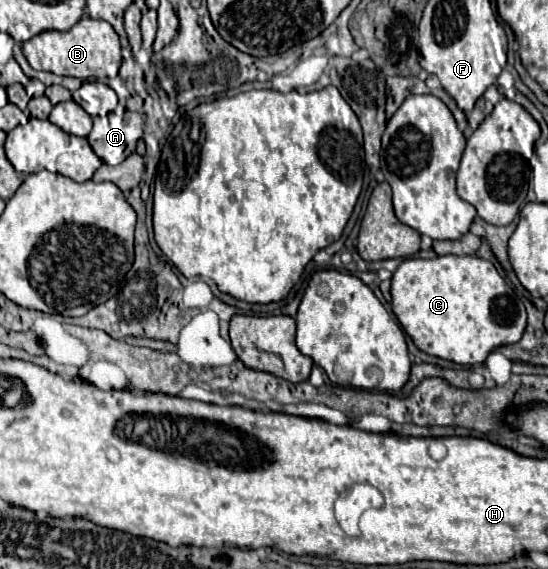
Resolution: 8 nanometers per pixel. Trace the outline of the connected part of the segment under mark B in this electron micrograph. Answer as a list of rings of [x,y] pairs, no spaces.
[[[83,17],[67,33],[43,31],[23,43],[23,55],[35,71],[51,71],[55,75],[69,75],[79,79],[107,79],[119,71],[121,43],[119,35],[107,21]]]

